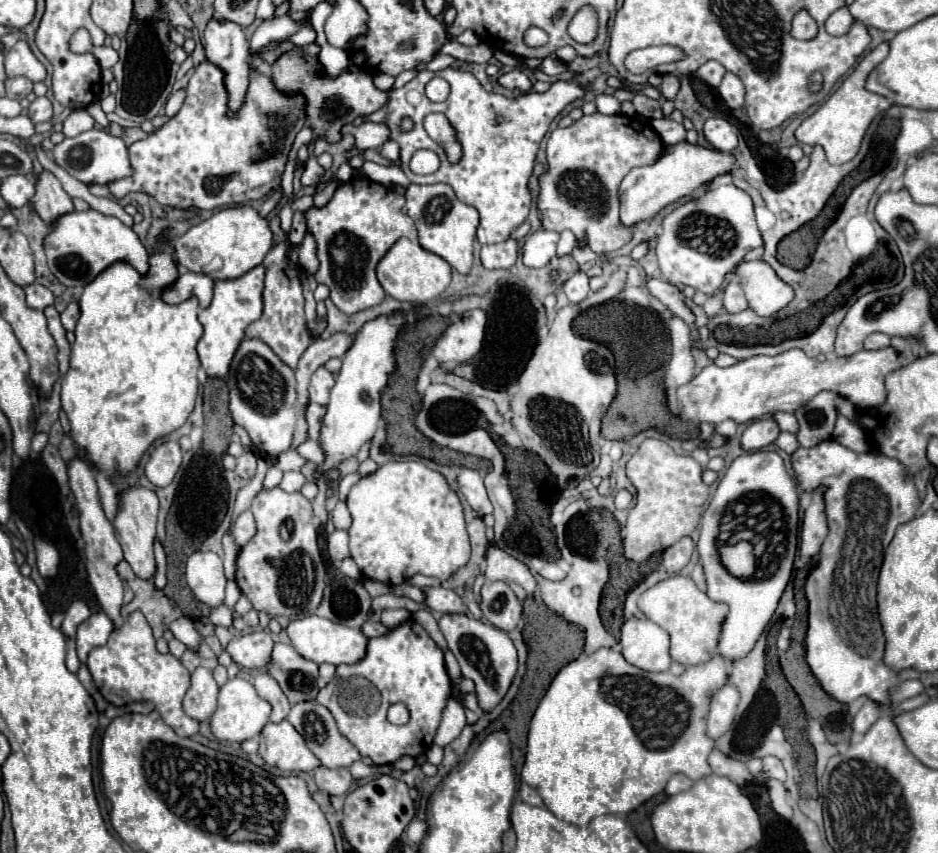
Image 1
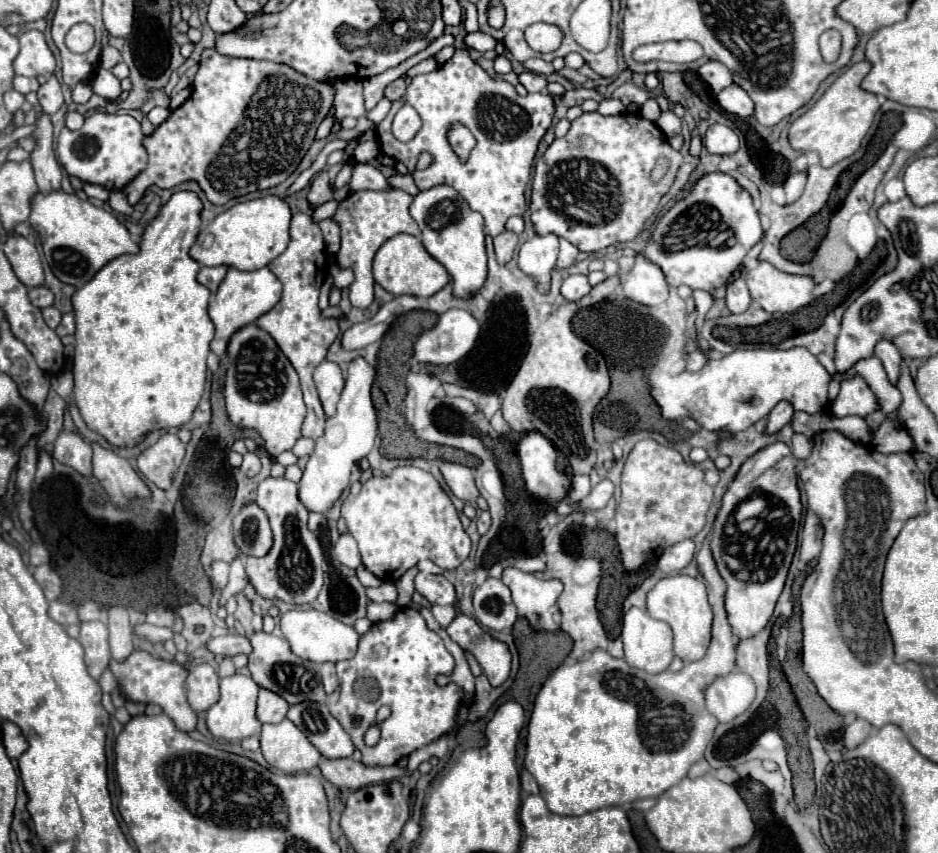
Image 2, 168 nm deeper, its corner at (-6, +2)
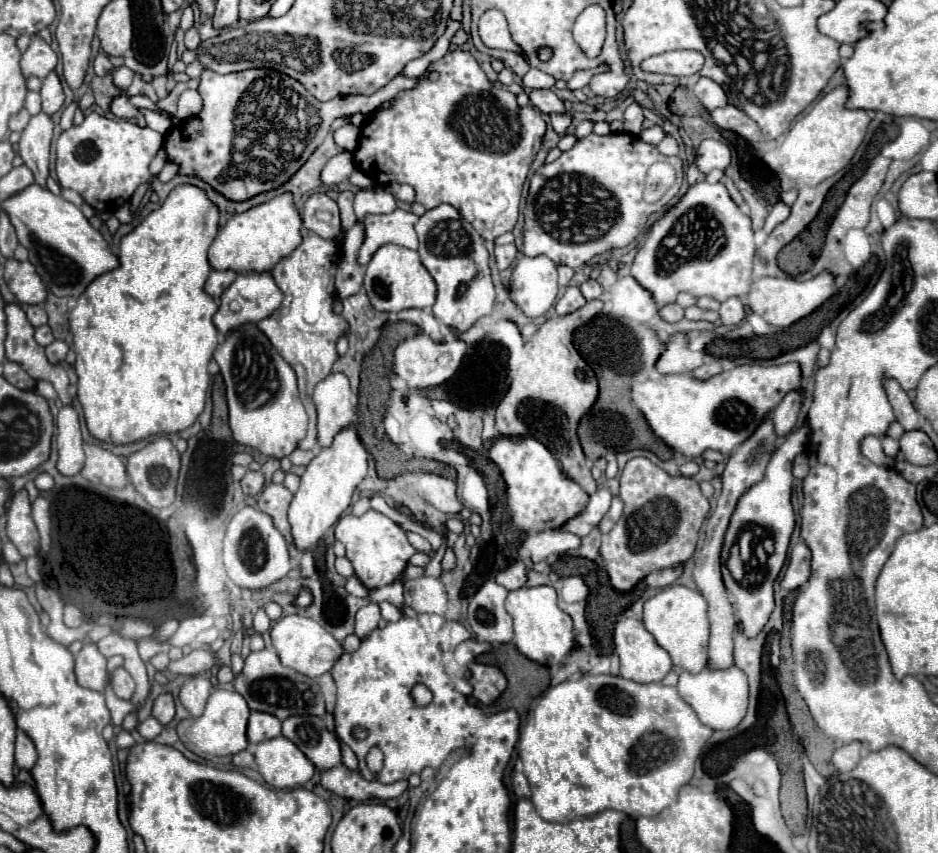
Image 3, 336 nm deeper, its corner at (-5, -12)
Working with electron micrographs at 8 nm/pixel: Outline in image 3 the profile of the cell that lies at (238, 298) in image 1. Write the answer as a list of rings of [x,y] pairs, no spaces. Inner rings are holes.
[[[240,273],[236,281],[222,293],[220,307],[214,315],[214,325],[222,335],[228,335],[232,329],[244,323],[256,323],[270,317],[282,303],[282,291],[276,287],[270,273]]]

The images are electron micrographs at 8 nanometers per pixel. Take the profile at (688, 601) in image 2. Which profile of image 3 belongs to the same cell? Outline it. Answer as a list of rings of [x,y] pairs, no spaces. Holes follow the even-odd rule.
[[[670,585],[656,593],[644,603],[644,627],[656,637],[672,661],[676,671],[700,673],[706,667],[706,649],[708,649],[708,619],[706,619],[706,599],[688,587]]]

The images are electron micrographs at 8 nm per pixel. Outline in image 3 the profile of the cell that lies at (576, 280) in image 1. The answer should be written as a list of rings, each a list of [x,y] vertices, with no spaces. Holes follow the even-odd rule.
[[[568,287],[566,293],[562,295],[562,299],[556,303],[556,313],[558,315],[568,315],[572,311],[578,311],[584,303],[586,303],[586,299],[580,293],[580,289],[578,287]]]

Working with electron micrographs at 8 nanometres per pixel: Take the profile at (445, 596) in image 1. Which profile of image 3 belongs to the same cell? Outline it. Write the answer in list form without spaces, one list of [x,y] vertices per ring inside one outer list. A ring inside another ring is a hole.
[[[418,577],[404,581],[404,599],[418,613],[446,613],[446,589],[436,577]]]

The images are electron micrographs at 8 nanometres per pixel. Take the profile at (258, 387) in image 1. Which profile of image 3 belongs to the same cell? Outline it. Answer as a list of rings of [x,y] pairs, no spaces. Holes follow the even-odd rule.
[[[246,323],[238,329],[234,329],[224,343],[216,349],[214,359],[220,365],[220,373],[224,377],[226,385],[226,401],[230,409],[230,429],[234,439],[240,445],[248,445],[252,449],[258,449],[260,453],[268,457],[288,457],[298,443],[306,437],[306,427],[308,427],[308,415],[304,411],[304,405],[298,397],[298,387],[296,387],[296,375],[292,367],[280,357],[280,353],[274,349],[274,345],[268,341],[268,337],[252,323]]]

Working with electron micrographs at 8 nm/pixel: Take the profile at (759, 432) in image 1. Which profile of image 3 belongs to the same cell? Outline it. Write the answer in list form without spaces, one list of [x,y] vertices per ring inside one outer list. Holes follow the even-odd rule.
[[[790,391],[782,399],[782,403],[774,409],[772,423],[774,423],[774,431],[778,437],[784,437],[794,429],[798,415],[800,415],[800,405],[802,405],[802,395],[796,391]]]

